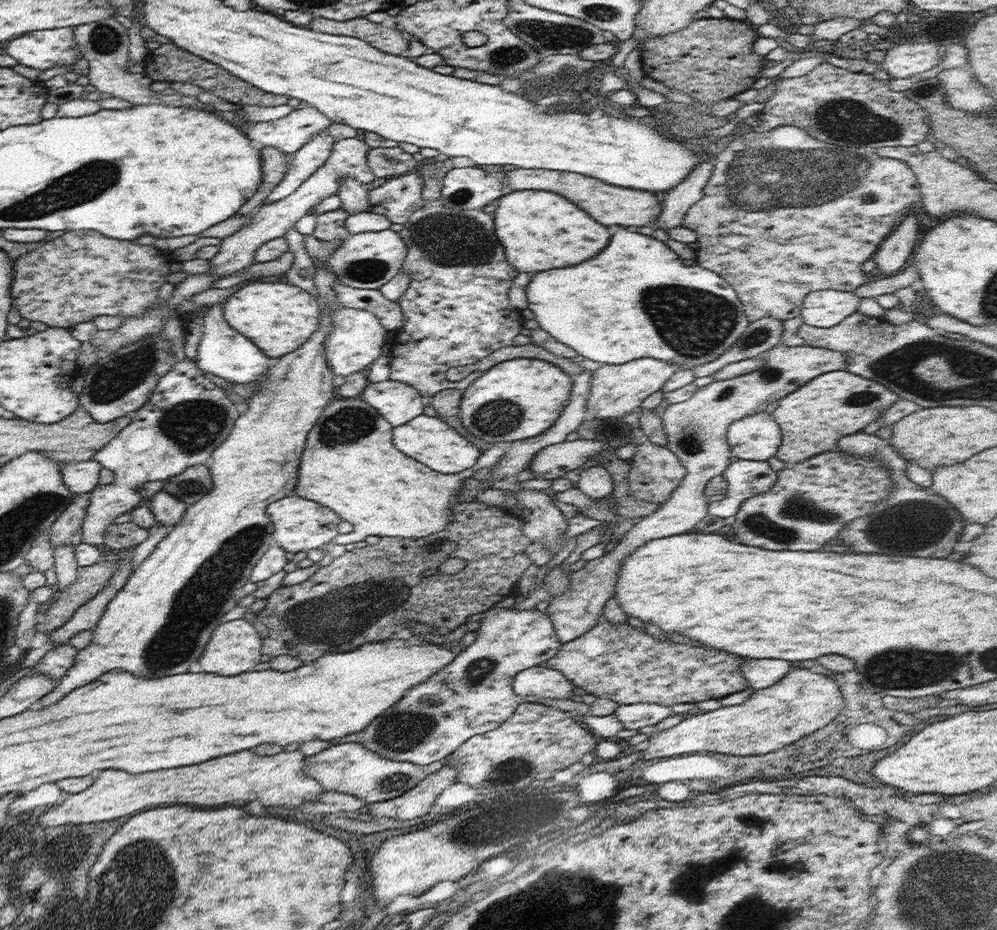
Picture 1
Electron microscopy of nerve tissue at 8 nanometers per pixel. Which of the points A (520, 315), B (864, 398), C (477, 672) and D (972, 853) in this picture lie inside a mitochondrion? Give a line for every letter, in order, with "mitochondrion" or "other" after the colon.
A: other
B: mitochondrion
C: mitochondrion
D: mitochondrion

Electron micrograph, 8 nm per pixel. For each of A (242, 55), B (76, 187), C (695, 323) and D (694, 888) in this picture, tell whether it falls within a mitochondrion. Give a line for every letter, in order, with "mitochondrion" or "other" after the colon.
A: other
B: mitochondrion
C: mitochondrion
D: other

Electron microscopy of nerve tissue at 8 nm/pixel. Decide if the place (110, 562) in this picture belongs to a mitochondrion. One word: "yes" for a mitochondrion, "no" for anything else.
no

